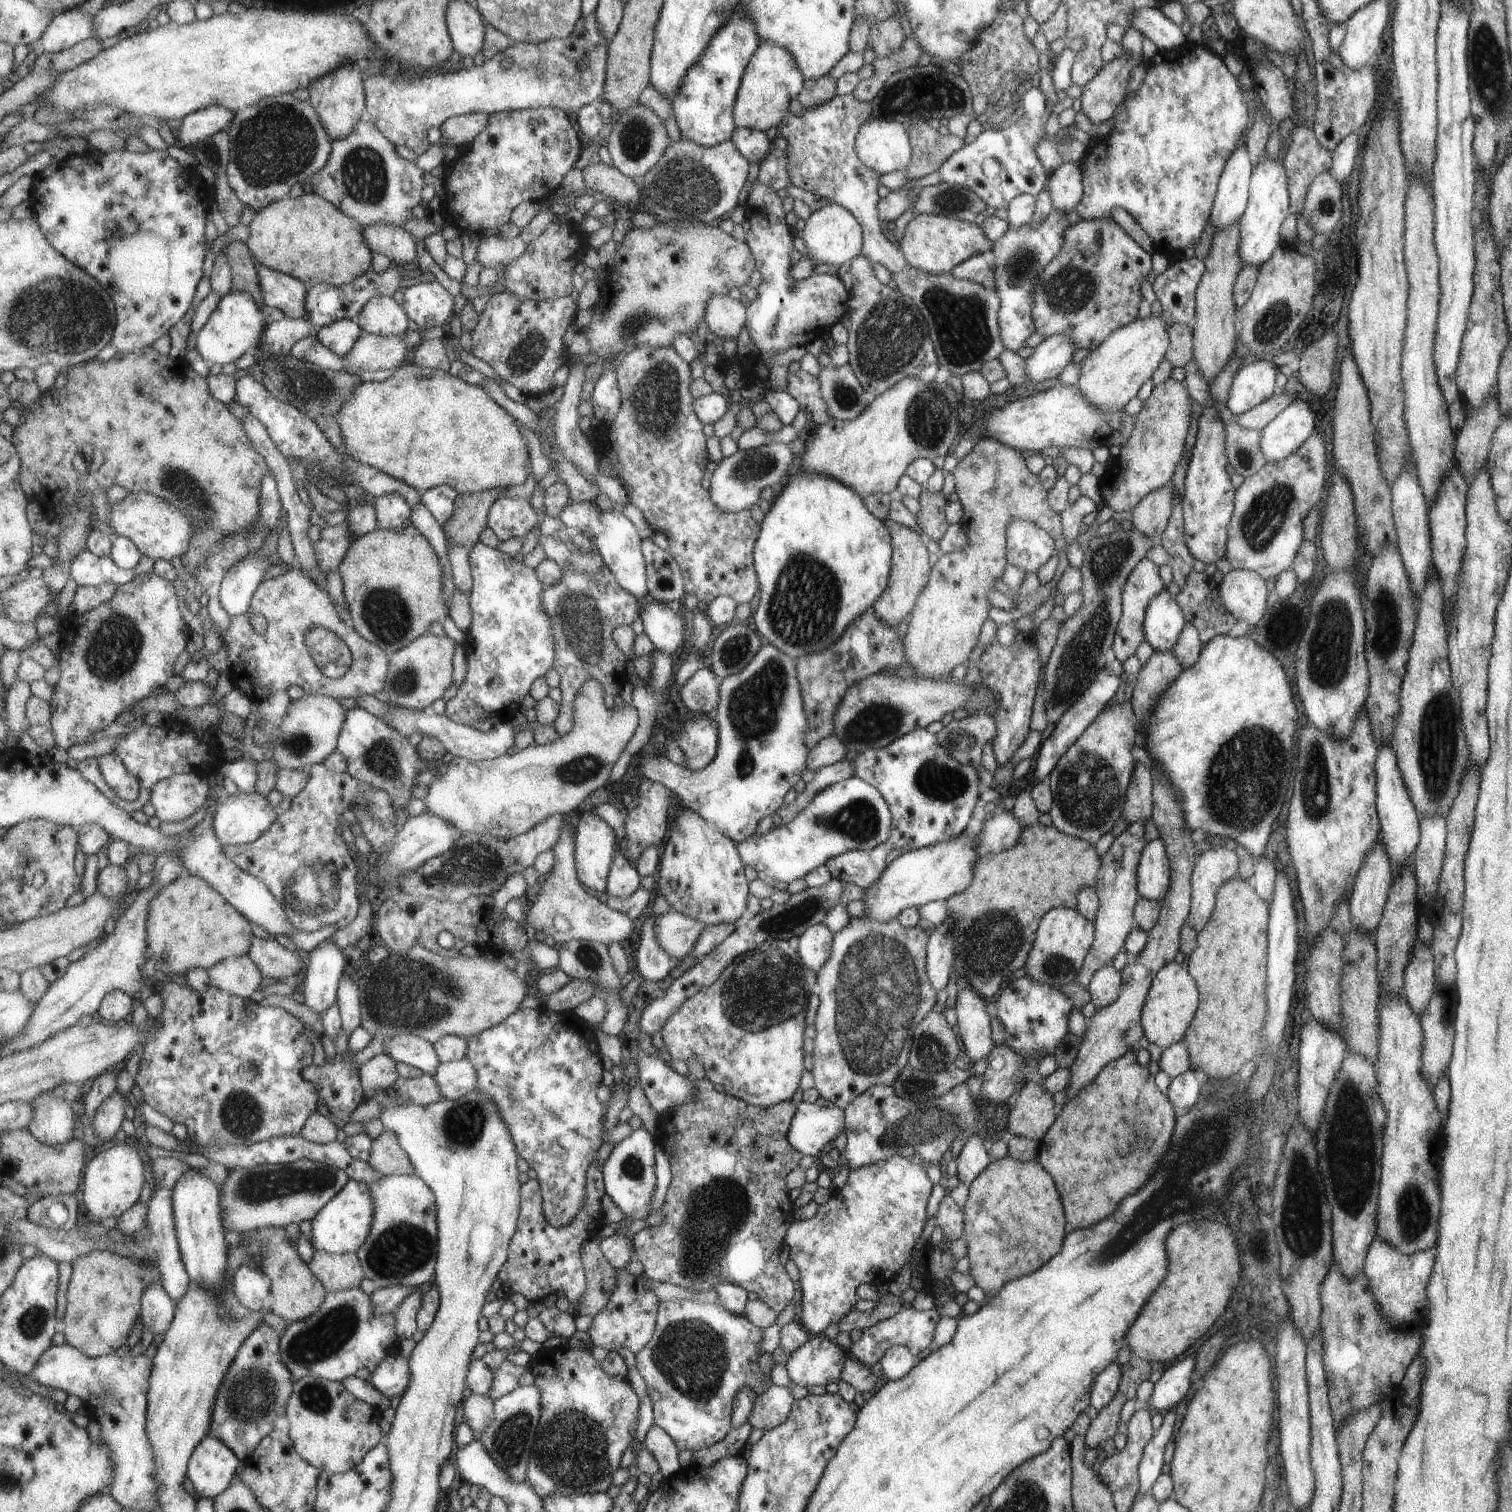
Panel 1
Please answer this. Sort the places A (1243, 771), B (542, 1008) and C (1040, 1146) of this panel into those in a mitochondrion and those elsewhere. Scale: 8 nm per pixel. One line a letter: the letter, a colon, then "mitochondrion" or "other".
A: mitochondrion
B: other
C: other

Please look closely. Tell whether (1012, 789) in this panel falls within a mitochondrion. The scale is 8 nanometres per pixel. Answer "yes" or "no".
no

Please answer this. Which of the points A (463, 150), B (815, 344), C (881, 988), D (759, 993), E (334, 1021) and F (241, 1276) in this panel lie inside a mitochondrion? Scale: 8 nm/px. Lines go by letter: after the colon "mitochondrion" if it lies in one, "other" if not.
A: other
B: other
C: mitochondrion
D: mitochondrion
E: other
F: other

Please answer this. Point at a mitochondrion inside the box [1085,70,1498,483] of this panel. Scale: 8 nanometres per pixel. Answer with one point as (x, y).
(1272, 324)

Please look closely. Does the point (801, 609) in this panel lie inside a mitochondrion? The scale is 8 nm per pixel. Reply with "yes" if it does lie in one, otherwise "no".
yes

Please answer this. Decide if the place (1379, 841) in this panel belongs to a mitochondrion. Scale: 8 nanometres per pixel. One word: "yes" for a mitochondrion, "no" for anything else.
no

